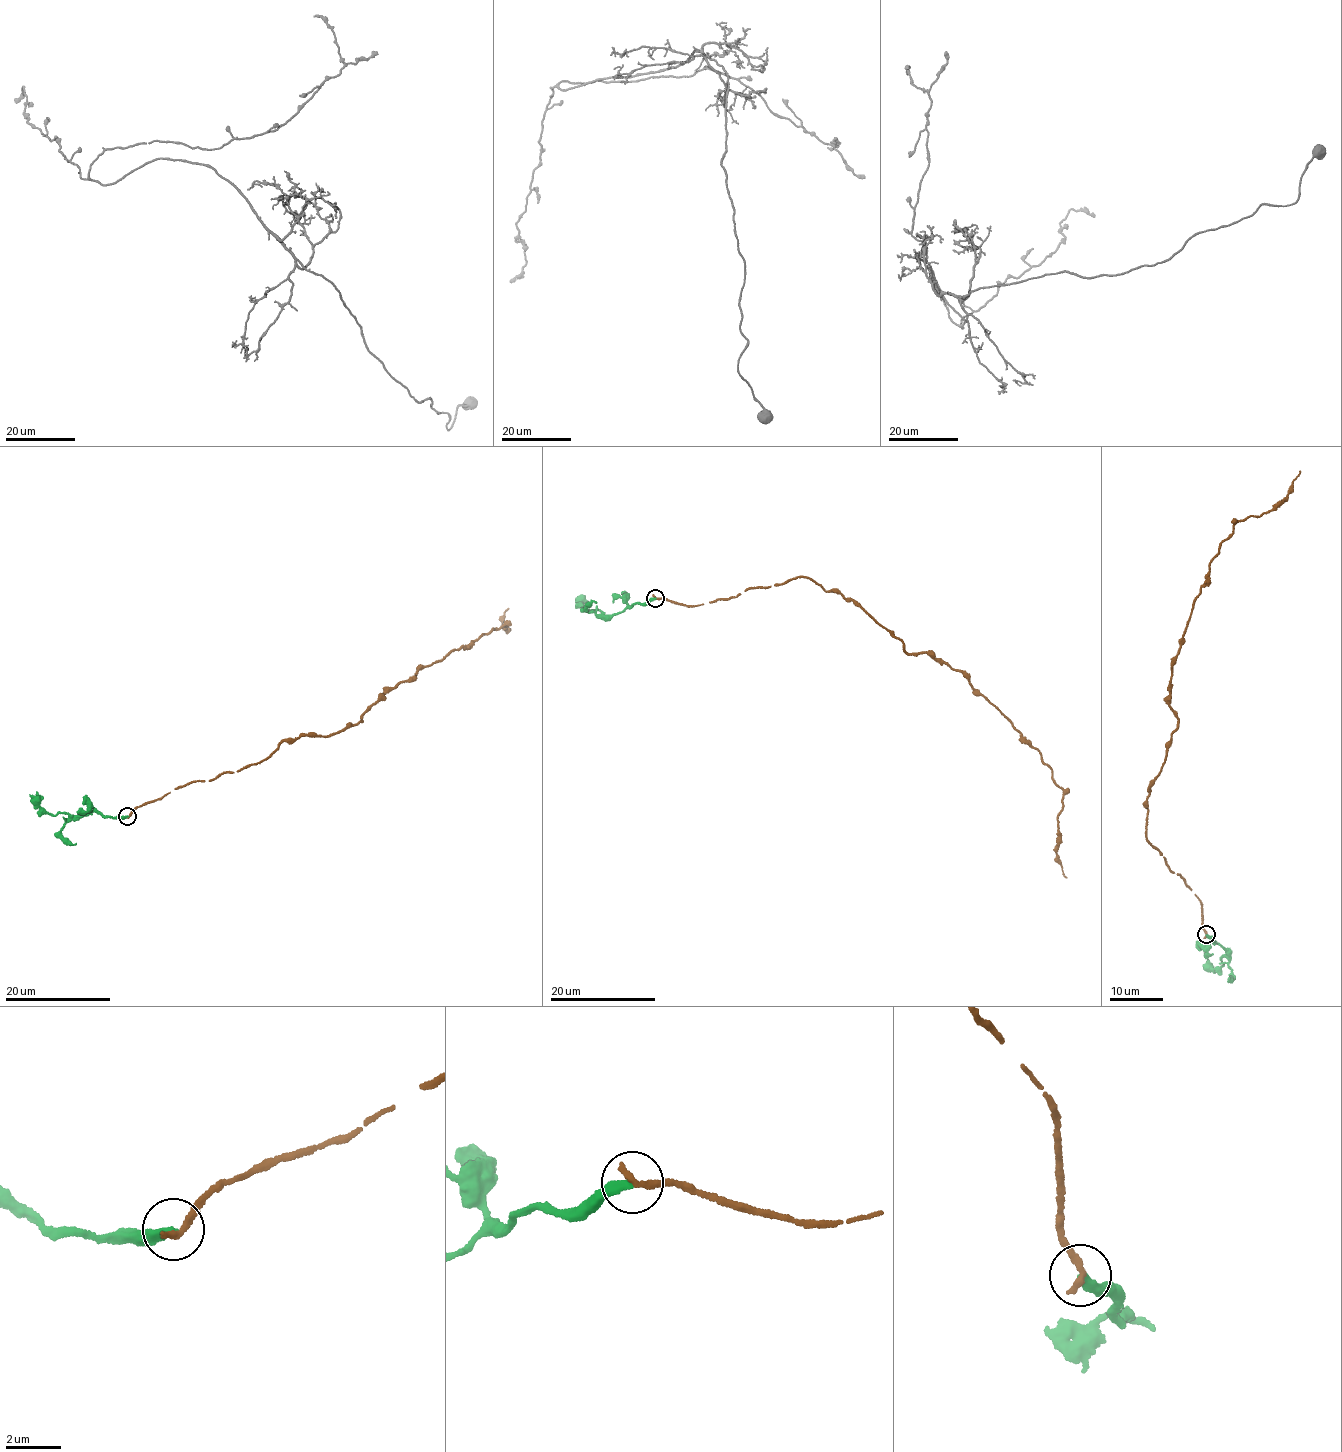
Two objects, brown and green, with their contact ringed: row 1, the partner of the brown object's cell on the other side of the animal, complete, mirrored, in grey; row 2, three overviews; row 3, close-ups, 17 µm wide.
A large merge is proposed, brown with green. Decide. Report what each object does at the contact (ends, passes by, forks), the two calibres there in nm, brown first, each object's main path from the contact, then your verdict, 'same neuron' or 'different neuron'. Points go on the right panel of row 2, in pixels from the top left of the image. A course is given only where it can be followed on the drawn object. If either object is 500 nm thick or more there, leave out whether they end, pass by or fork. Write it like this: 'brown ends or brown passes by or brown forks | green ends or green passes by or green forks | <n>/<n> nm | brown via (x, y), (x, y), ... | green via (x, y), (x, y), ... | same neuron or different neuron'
brown ends | green ends | 280/320 nm | brown via (1206, 935), (1195, 893), (1146, 837), (1148, 790), (1177, 722), (1170, 669), (1220, 545), (1269, 512), (1300, 471) | green via (1206, 934), (1214, 944), (1226, 952), (1221, 959), (1221, 966), (1203, 967) | different neuron

